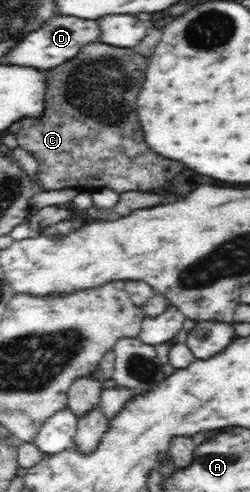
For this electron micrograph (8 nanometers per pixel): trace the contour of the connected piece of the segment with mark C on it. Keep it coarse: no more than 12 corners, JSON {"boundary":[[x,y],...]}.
{"boundary":[[83,45],[46,70],[19,147],[38,185],[151,192],[183,165],[144,142],[149,59]]}

